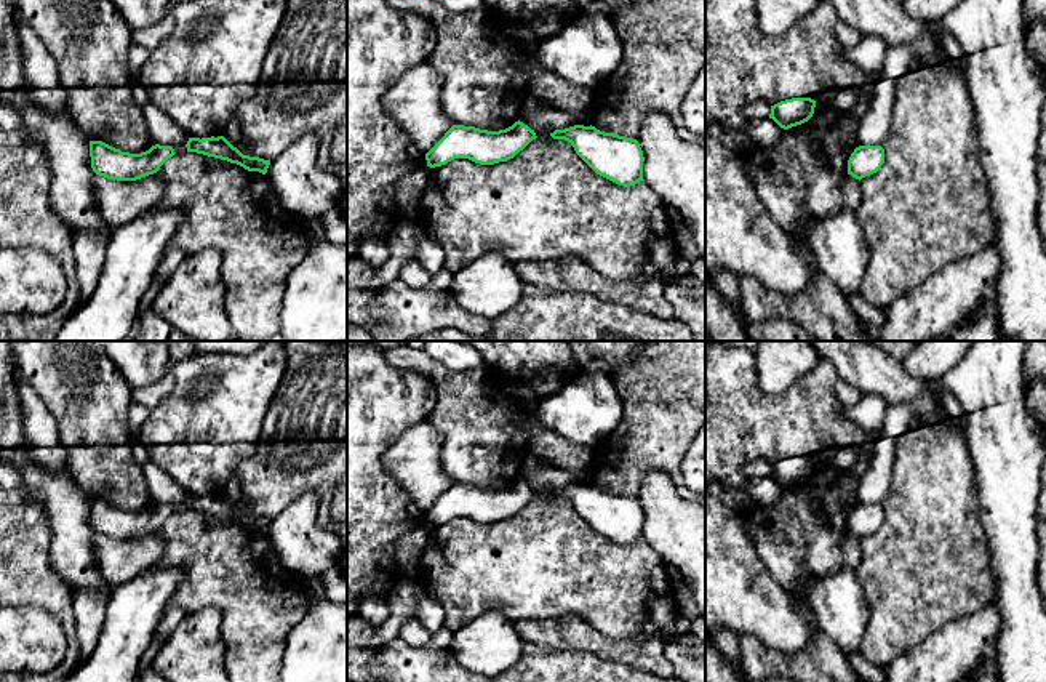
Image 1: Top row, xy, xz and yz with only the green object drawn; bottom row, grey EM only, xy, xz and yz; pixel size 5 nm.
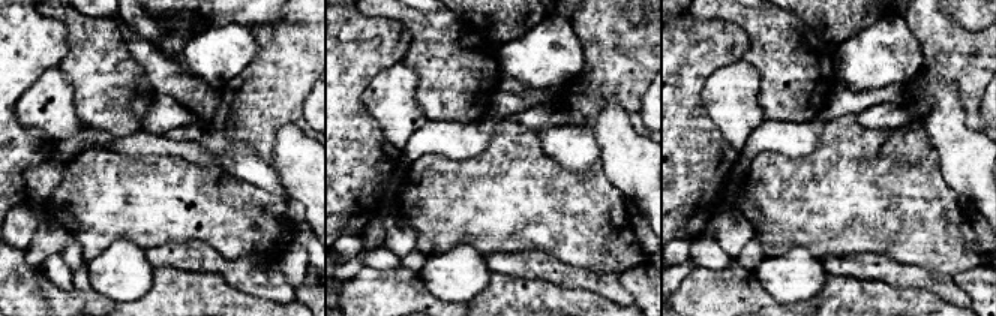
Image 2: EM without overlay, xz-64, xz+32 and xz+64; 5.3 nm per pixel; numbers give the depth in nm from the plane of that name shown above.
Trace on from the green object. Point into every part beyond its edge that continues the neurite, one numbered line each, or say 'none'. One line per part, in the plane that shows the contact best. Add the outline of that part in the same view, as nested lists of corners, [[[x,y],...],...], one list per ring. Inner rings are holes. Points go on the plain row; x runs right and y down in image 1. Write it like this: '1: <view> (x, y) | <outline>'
none

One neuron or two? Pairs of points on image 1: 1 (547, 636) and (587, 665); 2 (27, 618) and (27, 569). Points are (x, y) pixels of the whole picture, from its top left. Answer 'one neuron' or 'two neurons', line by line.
1: two neurons
2: two neurons

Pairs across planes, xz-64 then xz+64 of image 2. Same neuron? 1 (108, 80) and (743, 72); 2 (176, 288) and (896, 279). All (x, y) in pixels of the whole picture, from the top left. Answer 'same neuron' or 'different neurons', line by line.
1: different neurons
2: different neurons

